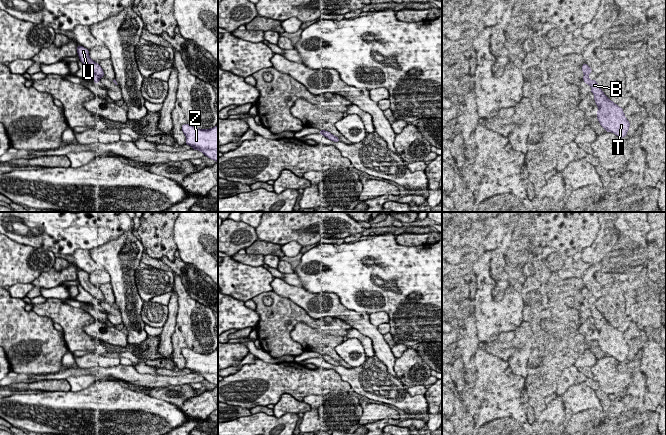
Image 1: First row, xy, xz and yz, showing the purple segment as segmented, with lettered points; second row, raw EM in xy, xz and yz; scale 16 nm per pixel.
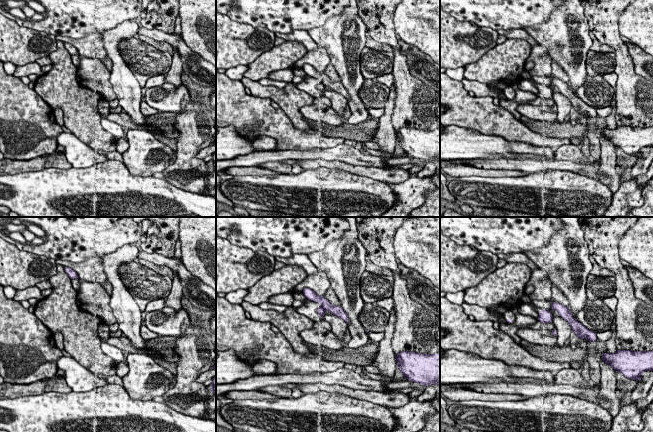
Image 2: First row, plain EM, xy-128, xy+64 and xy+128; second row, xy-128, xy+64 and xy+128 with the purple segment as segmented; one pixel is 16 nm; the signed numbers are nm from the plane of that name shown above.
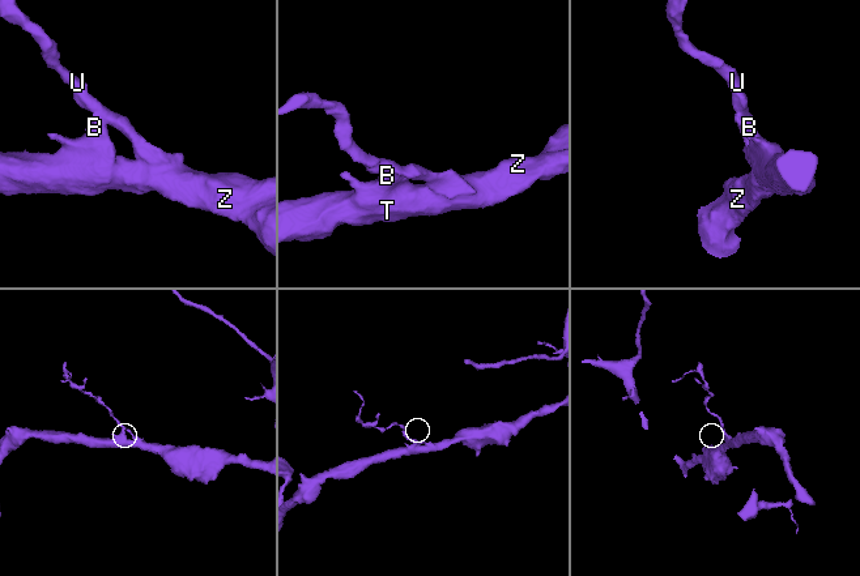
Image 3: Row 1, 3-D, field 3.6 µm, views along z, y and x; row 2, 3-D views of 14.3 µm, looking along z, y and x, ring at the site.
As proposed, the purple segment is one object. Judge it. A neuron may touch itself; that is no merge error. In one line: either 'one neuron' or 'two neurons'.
two neurons

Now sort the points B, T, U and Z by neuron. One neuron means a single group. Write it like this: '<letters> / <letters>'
B T Z / U

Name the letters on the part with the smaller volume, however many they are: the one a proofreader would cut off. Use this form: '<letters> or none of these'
U

